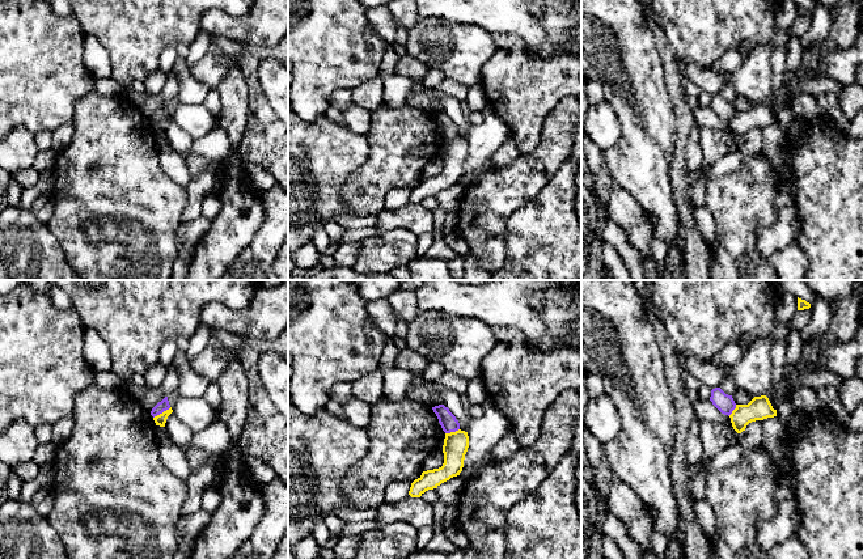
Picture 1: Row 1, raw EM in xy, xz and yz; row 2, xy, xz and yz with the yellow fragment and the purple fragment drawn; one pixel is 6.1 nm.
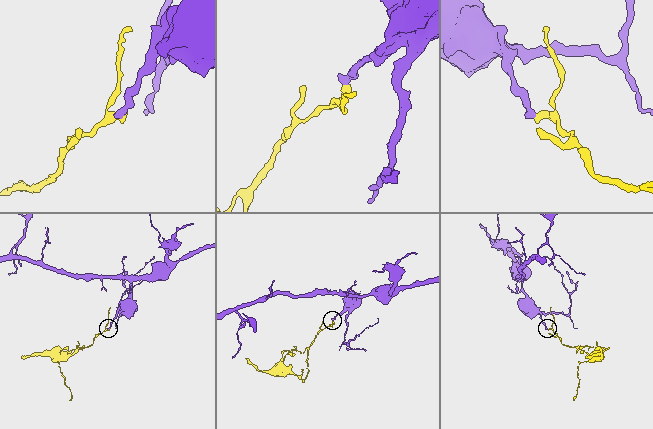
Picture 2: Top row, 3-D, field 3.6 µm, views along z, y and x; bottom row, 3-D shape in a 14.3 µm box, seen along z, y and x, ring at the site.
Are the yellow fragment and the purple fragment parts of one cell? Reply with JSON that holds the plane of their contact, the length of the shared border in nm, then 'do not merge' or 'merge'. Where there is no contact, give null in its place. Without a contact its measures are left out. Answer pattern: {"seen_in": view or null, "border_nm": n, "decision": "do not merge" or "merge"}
{"seen_in": "xy", "border_nm": 130, "decision": "do not merge"}

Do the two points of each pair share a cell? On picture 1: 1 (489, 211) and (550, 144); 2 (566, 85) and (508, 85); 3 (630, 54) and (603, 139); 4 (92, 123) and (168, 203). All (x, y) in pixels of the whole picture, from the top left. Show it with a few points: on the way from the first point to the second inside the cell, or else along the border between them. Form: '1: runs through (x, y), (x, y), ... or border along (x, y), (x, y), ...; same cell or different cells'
1: runs through (506, 194), (538, 161); same cell
2: runs through (551, 85), (523, 85); same cell
3: border along (604, 98), (620, 122), (620, 139); different cells
4: runs through (111, 143), (114, 151), (148, 185); same cell

